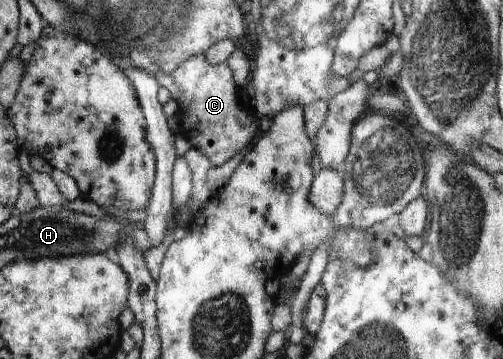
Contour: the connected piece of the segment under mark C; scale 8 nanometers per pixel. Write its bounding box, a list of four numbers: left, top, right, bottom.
[171,55,258,166]

